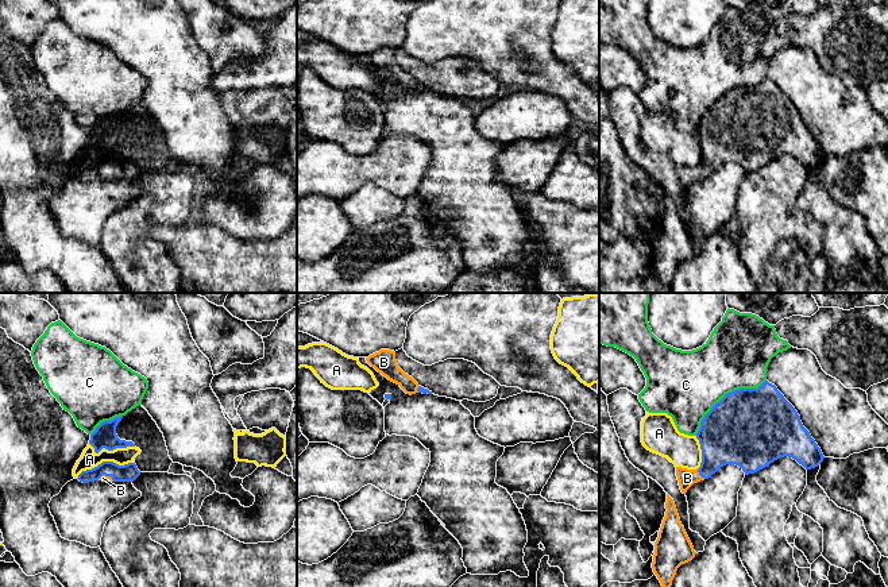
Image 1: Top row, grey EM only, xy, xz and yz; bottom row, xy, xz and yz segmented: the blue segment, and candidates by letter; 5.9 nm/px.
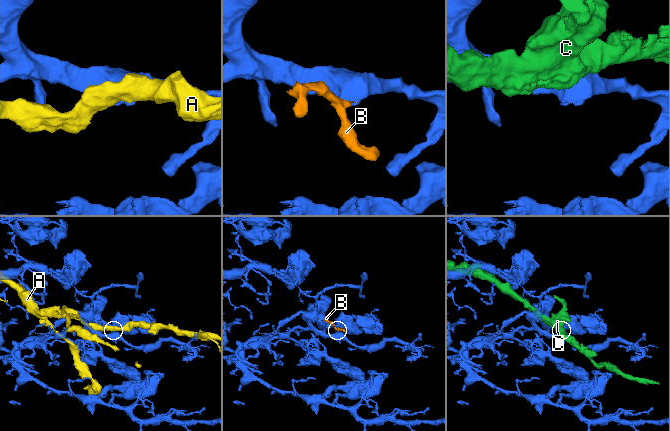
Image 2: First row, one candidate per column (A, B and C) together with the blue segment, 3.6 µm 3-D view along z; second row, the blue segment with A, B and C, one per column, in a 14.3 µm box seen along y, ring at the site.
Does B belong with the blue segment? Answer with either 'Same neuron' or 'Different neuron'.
Same neuron

